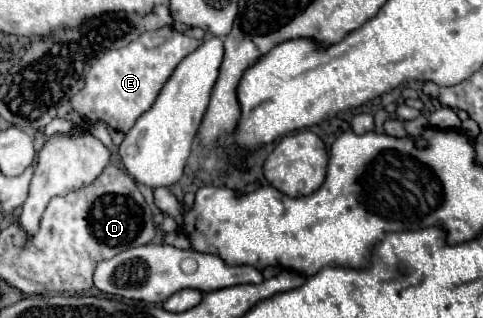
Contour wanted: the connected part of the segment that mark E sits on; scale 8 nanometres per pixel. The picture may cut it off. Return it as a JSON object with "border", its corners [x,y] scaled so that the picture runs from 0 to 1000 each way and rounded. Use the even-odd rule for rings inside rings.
{"border":[[[342,82],[321,101],[300,101],[267,145],[222,157],[193,201],[176,239],[176,270],[147,308],[147,333],[159,358],[197,371],[197,384],[217,390],[238,453],[271,409],[280,377],[313,340],[329,283],[362,220],[362,208],[412,145],[412,126],[362,101],[354,82]]]}

